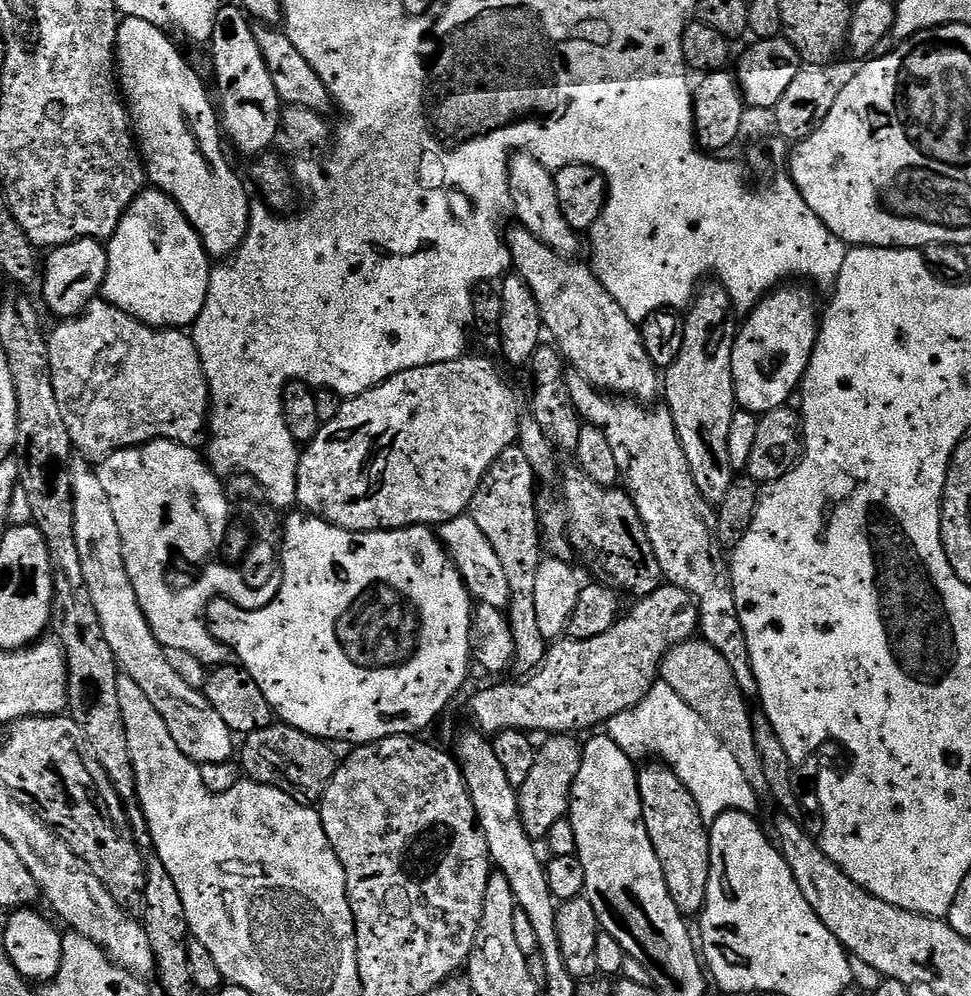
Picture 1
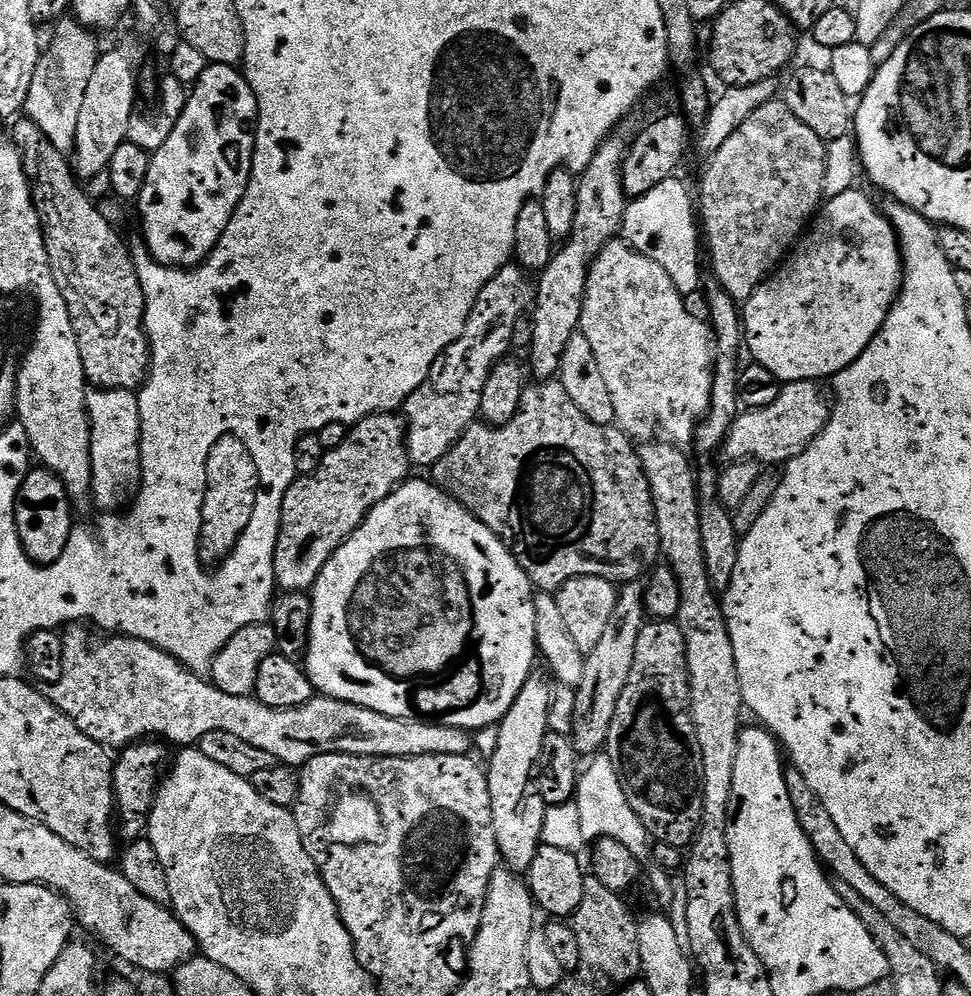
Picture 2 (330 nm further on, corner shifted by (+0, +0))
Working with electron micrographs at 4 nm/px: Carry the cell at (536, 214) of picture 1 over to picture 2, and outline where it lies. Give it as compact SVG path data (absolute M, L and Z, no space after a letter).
M623 239L611 240L588 271L580 332L594 349L594 358L598 358L602 382L606 382L610 402L614 402L615 423L640 442L659 438L677 446L691 445L712 401L714 337L708 324L698 322L686 310L683 296L666 270Z

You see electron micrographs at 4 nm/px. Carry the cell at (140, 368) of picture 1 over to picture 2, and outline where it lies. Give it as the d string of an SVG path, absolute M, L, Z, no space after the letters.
M20 118L13 124L16 125L12 128L10 139L22 154L24 169L32 181L32 197L40 221L44 223L44 237L58 290L62 290L62 298L66 298L66 306L70 310L78 350L82 354L84 375L89 385L98 388L139 389L148 379L152 349L148 333L144 331L144 291L129 245L124 245L123 238L112 229L111 222L96 209L99 208L97 201L87 196L69 157L55 148L34 121Z

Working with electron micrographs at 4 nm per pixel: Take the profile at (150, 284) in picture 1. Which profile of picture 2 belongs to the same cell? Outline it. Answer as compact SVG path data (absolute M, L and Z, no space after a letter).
M209 64L199 81L191 89L185 110L178 119L178 124L170 133L170 138L166 139L166 144L152 153L150 162L150 174L146 174L144 188L140 191L138 207L140 207L140 220L144 223L143 243L148 245L149 252L153 259L160 264L167 264L173 268L194 268L197 264L203 264L208 259L208 255L216 248L216 243L226 230L230 218L235 214L236 208L242 202L242 198L248 189L250 174L252 173L252 159L256 153L256 126L260 115L260 103L257 102L252 87L248 85L248 80L239 67L230 64Z

